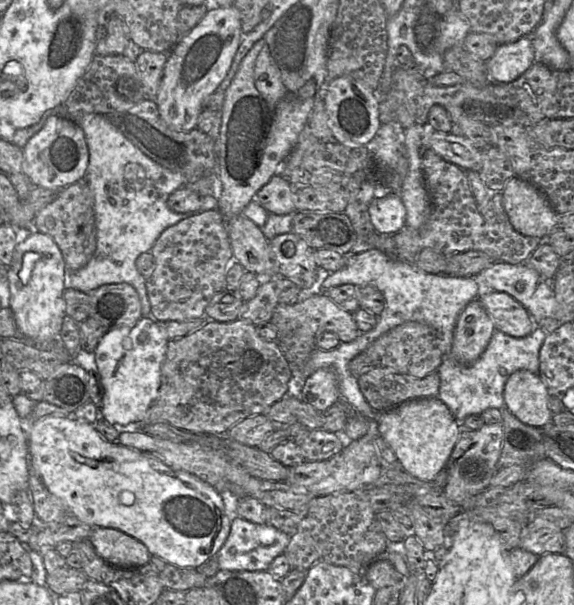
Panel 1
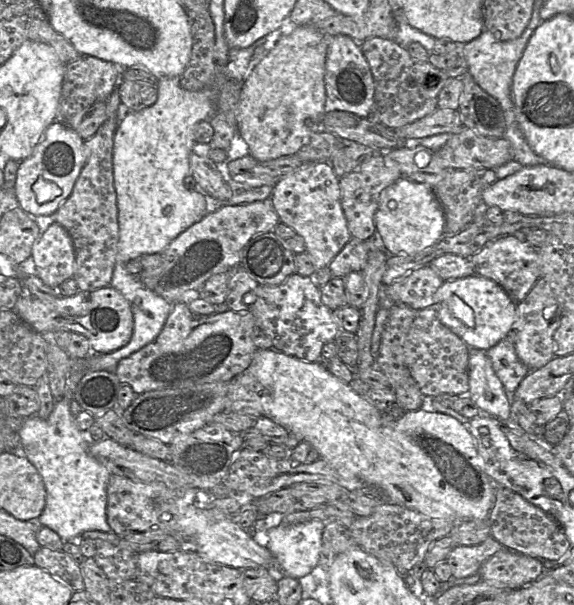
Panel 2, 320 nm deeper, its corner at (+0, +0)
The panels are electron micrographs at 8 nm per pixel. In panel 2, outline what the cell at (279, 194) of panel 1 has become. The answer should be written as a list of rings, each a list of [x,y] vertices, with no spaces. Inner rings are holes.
[[[329,161],[304,163],[280,179],[271,193],[272,205],[281,222],[292,227],[305,241],[315,270],[328,266],[352,238],[341,203],[340,178]]]

